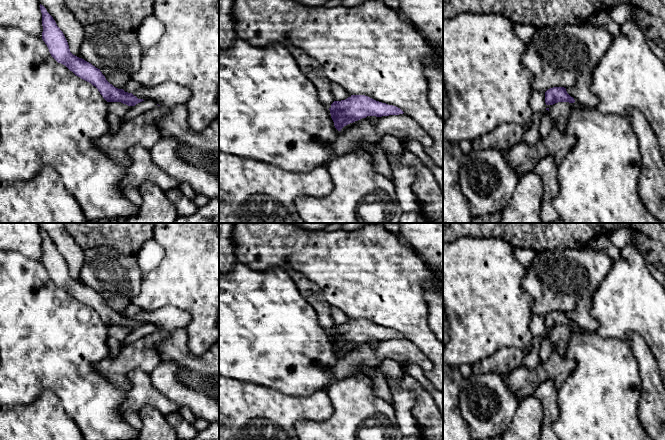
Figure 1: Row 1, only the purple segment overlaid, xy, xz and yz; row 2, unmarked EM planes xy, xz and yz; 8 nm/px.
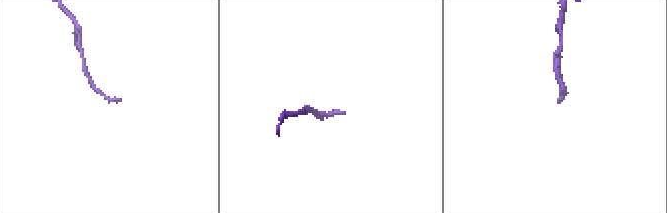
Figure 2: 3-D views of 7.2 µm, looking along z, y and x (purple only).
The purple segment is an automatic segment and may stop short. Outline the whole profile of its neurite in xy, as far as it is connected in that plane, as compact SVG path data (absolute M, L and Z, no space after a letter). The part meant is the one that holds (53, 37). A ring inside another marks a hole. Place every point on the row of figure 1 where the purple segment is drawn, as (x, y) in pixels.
M41 4L40 10L43 26L42 39L47 45L51 56L58 63L65 65L76 76L95 86L107 102L121 102L128 106L135 106L144 101L143 99L138 99L132 93L114 87L106 80L100 69L84 59L73 55L70 52L63 32L57 26L53 17Z

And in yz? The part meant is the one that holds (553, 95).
M553 87L545 92L546 110L540 115L533 113L531 124L525 129L516 124L501 124L495 130L472 141L472 151L494 149L502 153L508 152L516 144L524 142L534 145L540 141L540 119L549 114L549 108L558 102L574 103L564 87Z

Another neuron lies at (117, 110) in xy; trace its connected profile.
M109 102L108 121L112 129L117 129L124 123L123 117L132 107L121 102Z

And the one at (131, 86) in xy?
M131 78L123 87L123 90L128 93L133 93L138 89L140 89L141 87L142 87L142 84L140 84L138 81L135 81Z

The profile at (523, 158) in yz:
M553 128L547 138L540 140L534 145L524 142L516 144L505 153L510 166L519 174L523 175L533 171L536 165L545 156L552 156L556 165L561 164L566 155L573 149L576 138L567 134L563 129Z

